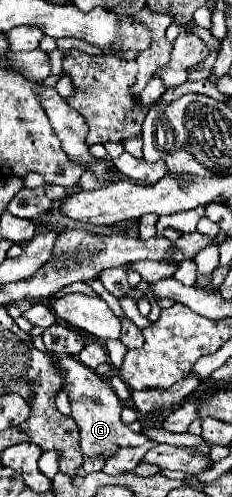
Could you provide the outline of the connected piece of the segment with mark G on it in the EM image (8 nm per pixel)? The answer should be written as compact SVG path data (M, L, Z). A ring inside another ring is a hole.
M52 354L52 356L56 356L56 362L60 362L60 368L64 370L64 378L68 378L68 386L64 386L64 390L72 398L72 418L76 420L80 430L80 446L84 456L110 458L120 446L140 446L150 440L142 432L134 434L130 428L122 424L120 420L122 402L118 400L118 396L114 394L112 386L106 380L98 378L92 368L84 366L80 360L72 356L66 356L66 354ZM94 398L98 402L94 402Z

